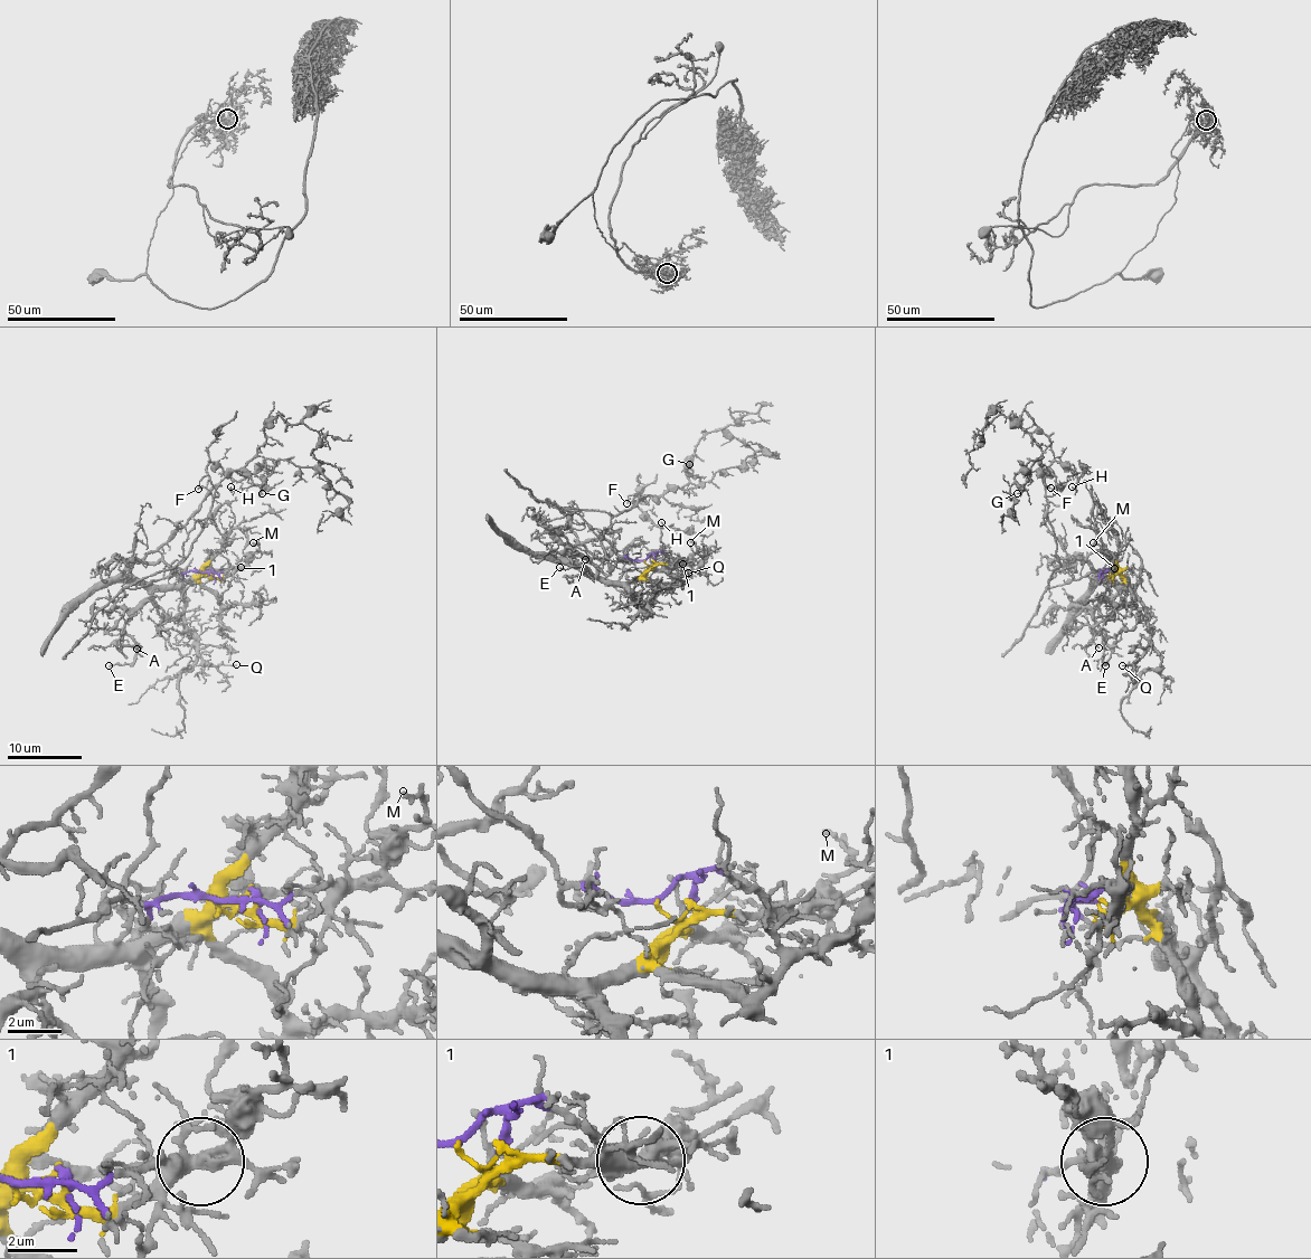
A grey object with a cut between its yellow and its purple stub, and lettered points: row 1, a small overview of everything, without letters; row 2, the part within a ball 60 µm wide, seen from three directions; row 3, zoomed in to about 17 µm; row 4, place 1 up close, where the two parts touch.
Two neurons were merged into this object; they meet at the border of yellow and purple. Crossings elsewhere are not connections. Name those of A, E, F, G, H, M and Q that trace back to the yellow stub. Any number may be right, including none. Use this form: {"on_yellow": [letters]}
{"on_yellow": ["A", "E", "M", "Q"]}

